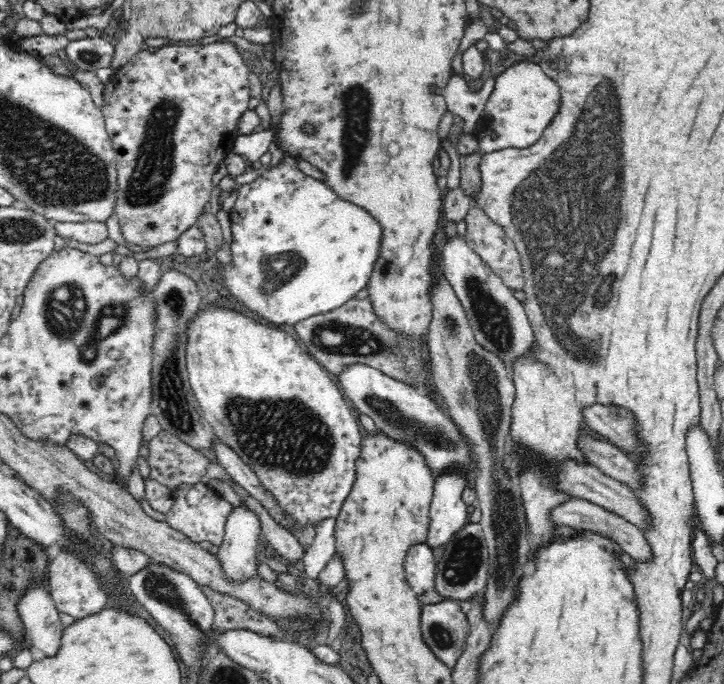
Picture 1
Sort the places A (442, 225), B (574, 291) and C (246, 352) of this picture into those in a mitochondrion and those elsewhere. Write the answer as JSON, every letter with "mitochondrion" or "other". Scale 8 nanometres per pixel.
{"A":"other","B":"mitochondrion","C":"other"}

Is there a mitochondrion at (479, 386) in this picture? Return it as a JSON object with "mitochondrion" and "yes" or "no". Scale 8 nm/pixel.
{"mitochondrion":"yes"}

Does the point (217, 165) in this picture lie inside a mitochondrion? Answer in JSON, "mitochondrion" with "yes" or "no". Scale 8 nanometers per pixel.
{"mitochondrion":"no"}

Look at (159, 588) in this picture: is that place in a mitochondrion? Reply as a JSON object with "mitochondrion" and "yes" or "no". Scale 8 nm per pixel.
{"mitochondrion":"yes"}

